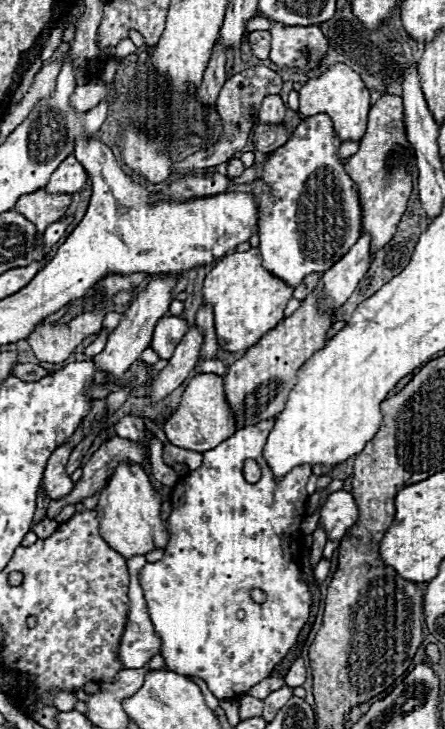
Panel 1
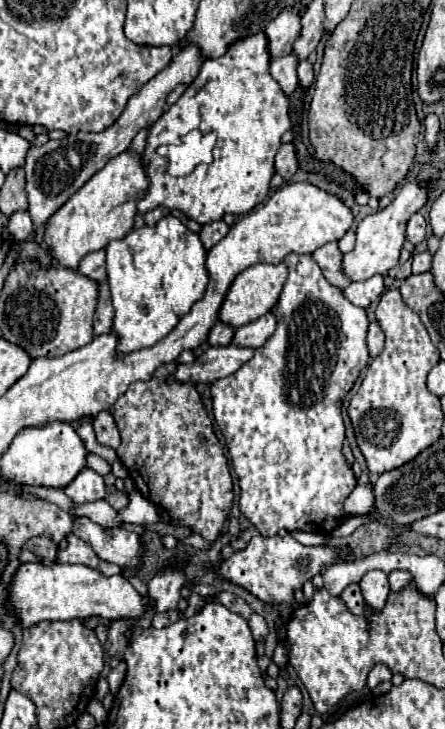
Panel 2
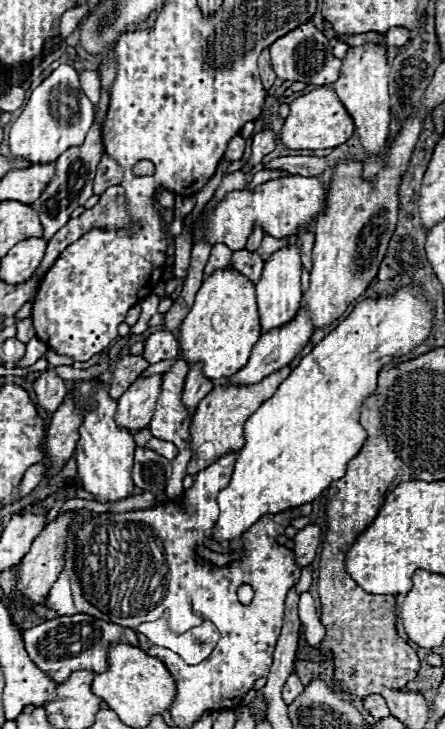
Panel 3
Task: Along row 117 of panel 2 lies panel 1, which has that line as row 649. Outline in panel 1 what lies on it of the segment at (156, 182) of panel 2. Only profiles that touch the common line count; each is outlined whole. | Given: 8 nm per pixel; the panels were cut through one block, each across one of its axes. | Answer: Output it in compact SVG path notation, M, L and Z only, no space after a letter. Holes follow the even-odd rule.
M276 418L244 426L216 448L204 452L204 462L196 472L178 480L172 492L174 510L168 518L170 544L160 562L146 564L140 572L140 586L144 590L148 614L162 638L160 654L164 656L168 670L202 678L216 698L240 698L248 688L268 678L276 664L296 644L298 634L310 616L312 594L308 584L302 582L298 546L302 546L300 524L306 516L308 500L306 480L312 470L304 466L292 468L284 480L276 480L272 472L268 472L260 448L264 448L272 424L276 424ZM246 458L256 460L262 468L262 478L256 484L248 484L240 474ZM252 590L262 590L266 600L256 604L250 598Z

